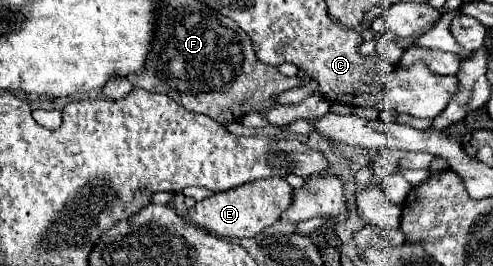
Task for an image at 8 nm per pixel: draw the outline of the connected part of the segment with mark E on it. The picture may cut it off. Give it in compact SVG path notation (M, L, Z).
M285 178L253 180L243 186L219 192L207 200L197 202L189 210L189 216L197 226L201 226L217 236L253 238L281 218L281 212L285 212L291 206L291 196L293 196L293 188L287 184Z

